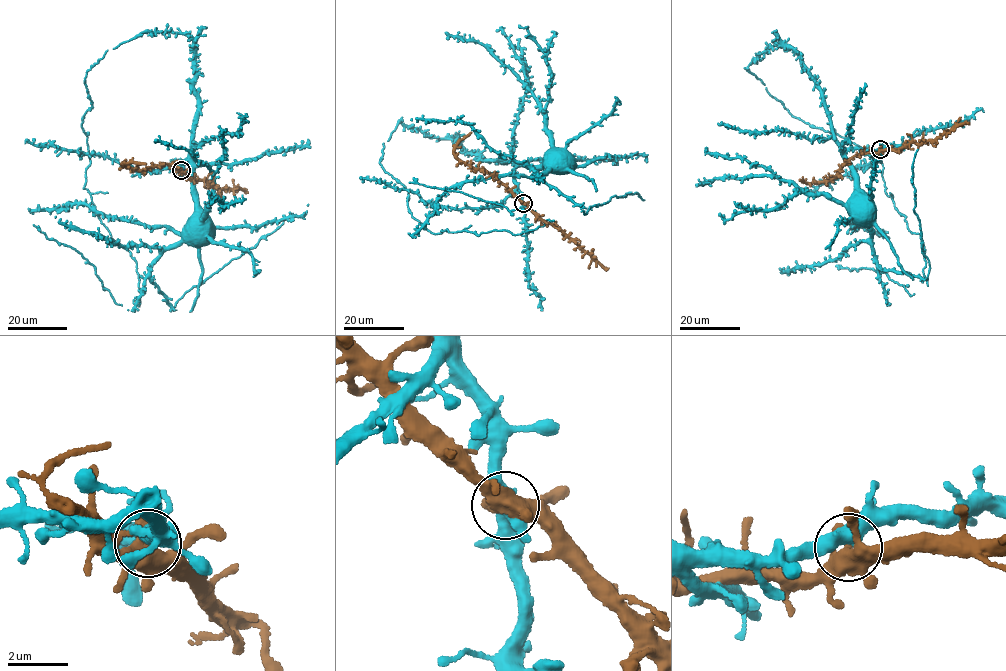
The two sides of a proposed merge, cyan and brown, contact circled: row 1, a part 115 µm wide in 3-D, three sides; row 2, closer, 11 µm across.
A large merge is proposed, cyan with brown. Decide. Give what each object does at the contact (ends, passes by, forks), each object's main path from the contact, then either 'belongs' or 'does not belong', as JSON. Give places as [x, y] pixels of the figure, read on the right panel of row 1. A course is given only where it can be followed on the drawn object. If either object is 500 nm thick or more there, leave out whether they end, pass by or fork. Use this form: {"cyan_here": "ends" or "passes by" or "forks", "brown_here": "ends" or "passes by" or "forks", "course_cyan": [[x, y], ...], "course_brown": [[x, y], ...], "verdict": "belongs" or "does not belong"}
{"cyan_here": "forks", "brown_here": "forks", "course_cyan": [[880, 149], [844, 151], [856, 193], [861, 198], [861, 207], [854, 213]], "course_brown": [[880, 150], [855, 156], [836, 176], [823, 181], [800, 180]], "verdict": "does not belong"}

